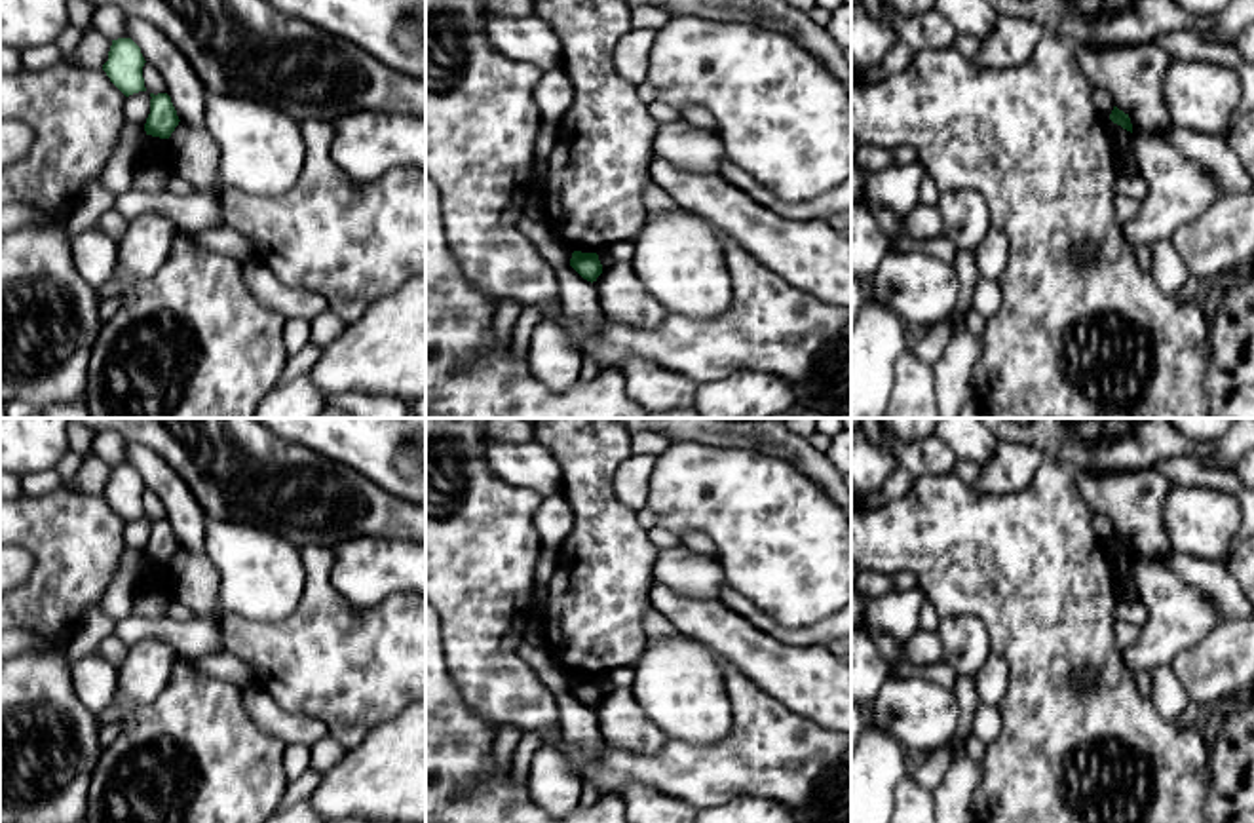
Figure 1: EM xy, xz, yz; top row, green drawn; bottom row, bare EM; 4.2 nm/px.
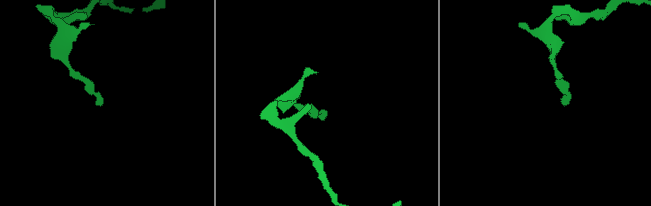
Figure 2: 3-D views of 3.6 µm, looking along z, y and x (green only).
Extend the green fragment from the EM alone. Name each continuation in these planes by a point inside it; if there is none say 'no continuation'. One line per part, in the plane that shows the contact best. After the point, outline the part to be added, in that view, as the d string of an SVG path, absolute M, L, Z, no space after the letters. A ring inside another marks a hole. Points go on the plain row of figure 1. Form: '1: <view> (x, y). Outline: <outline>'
no continuation

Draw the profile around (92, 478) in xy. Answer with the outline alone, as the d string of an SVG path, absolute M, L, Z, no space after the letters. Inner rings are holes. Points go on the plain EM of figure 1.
M91 454L84 458L78 473L70 481L63 481L63 488L78 494L103 494L108 487L112 466Z

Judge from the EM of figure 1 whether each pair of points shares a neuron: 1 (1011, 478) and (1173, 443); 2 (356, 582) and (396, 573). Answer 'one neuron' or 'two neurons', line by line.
1: two neurons
2: one neuron

